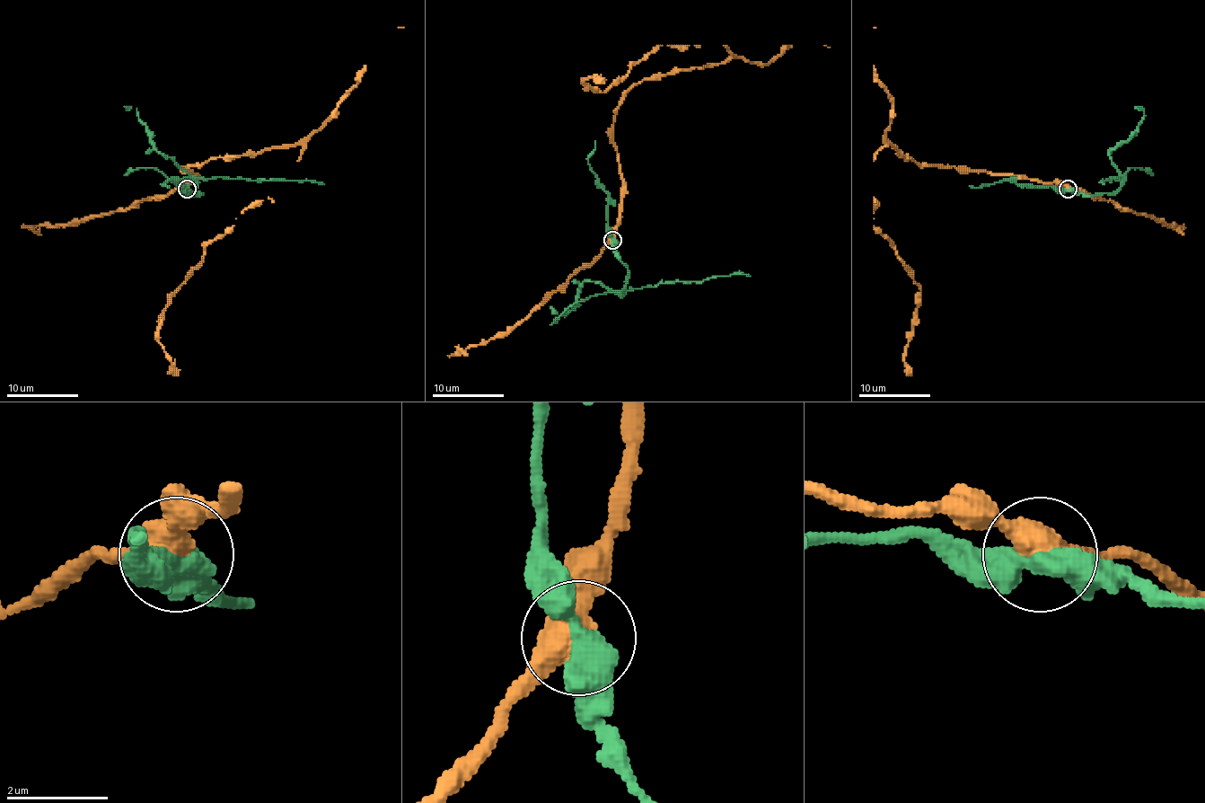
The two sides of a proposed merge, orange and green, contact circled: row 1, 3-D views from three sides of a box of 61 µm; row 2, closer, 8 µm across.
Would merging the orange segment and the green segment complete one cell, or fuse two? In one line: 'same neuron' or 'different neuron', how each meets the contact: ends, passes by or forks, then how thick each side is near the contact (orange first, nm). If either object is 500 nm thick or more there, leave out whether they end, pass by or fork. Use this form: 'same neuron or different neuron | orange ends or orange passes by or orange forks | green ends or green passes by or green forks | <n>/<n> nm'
different neuron | 500/440 nm

